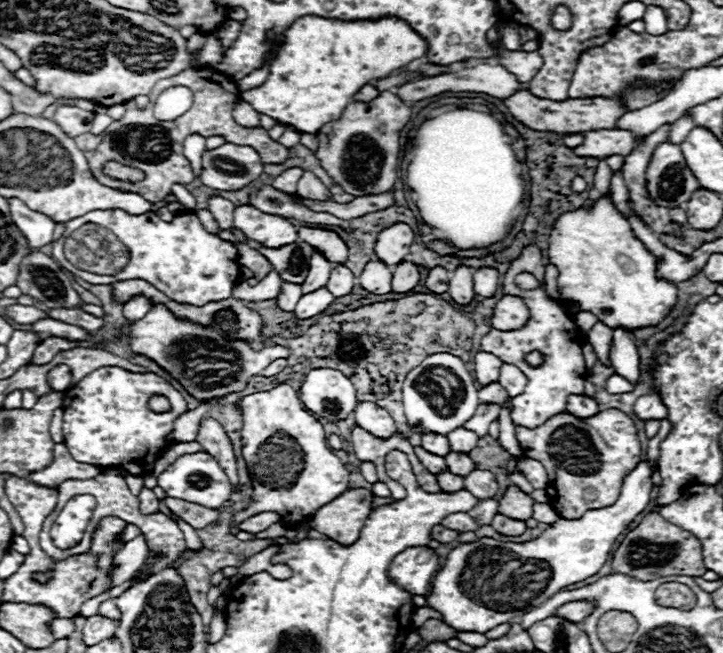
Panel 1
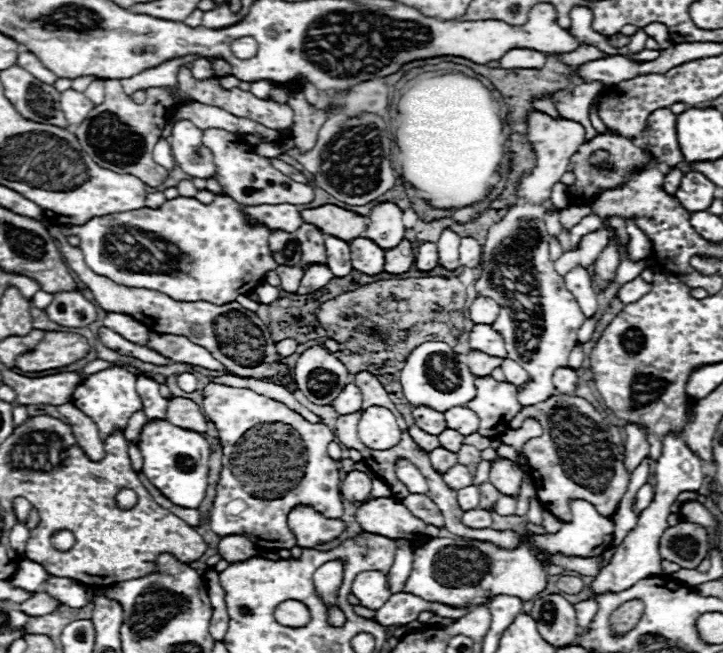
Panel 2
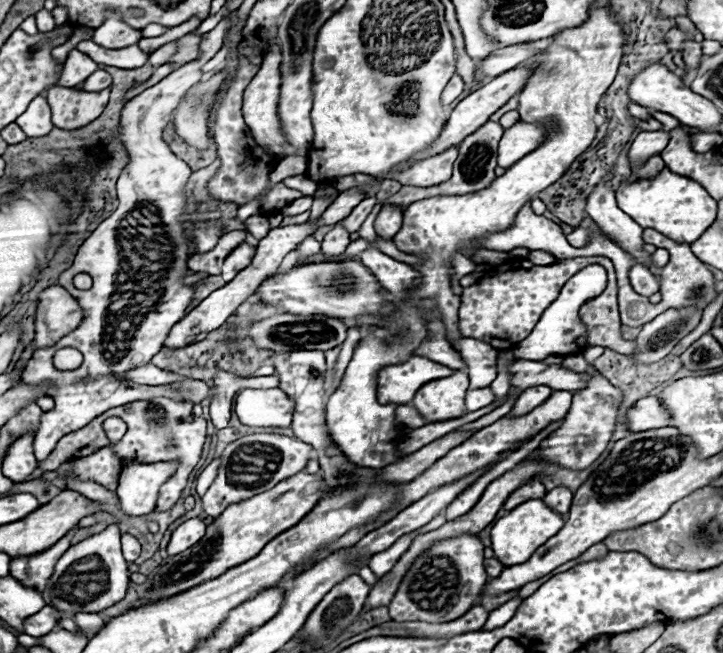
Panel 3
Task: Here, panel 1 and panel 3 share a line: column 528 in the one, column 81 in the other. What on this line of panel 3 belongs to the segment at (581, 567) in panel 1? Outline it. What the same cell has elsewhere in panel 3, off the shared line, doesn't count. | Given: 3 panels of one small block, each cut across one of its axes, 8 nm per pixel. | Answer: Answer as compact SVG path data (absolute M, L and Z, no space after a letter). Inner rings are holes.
M108 526L106 530L94 534L94 536L88 536L86 540L70 546L62 558L58 560L56 564L56 570L50 578L52 582L52 606L58 608L60 612L64 614L76 614L76 612L100 612L116 602L120 602L126 594L126 588L130 584L130 572L128 572L128 562L124 560L122 556L122 550L120 550L120 532L116 526ZM88 556L98 556L104 564L106 570L90 570L88 574L82 574L82 576L64 576L66 570L70 570L70 566L82 558L88 558Z

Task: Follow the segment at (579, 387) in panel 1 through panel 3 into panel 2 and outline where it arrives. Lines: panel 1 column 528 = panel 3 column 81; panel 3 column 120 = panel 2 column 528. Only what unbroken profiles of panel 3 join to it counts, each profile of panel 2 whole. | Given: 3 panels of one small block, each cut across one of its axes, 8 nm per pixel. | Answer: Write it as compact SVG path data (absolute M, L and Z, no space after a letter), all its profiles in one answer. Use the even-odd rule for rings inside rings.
M530 110L528 140L536 154L536 166L530 174L520 178L518 190L516 190L516 196L518 196L516 202L508 208L504 218L488 230L486 242L482 246L482 264L480 264L482 274L474 284L474 288L480 296L490 296L500 304L502 312L498 314L498 320L492 324L492 328L496 332L500 332L502 338L506 340L508 358L522 364L522 368L526 368L526 372L530 376L530 380L524 386L518 386L518 402L522 406L532 406L532 404L544 402L548 396L552 396L556 392L556 388L552 384L552 374L558 366L568 366L568 354L578 344L576 334L584 322L584 314L582 314L574 294L570 294L570 290L566 290L564 278L556 274L554 264L550 260L548 232L544 226L546 208L542 206L550 198L552 186L560 180L560 176L564 172L568 172L568 162L570 162L572 154L584 142L584 126L574 120L568 120L568 118L550 118L538 110Z

